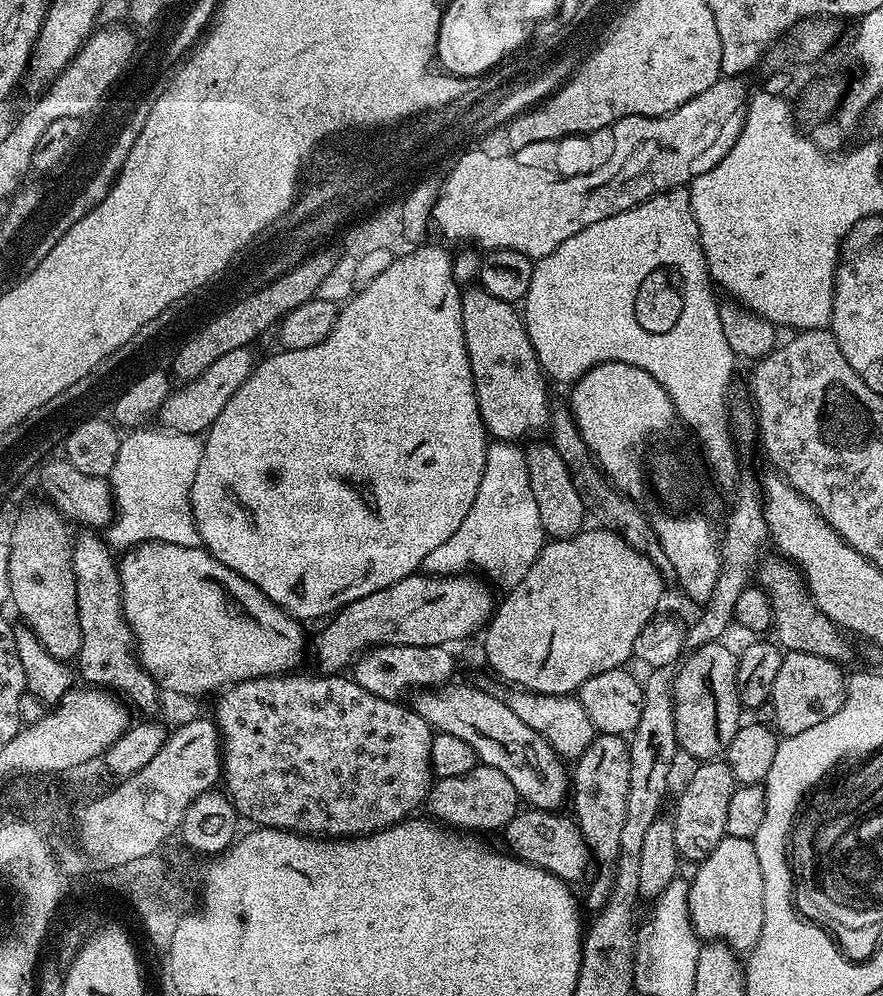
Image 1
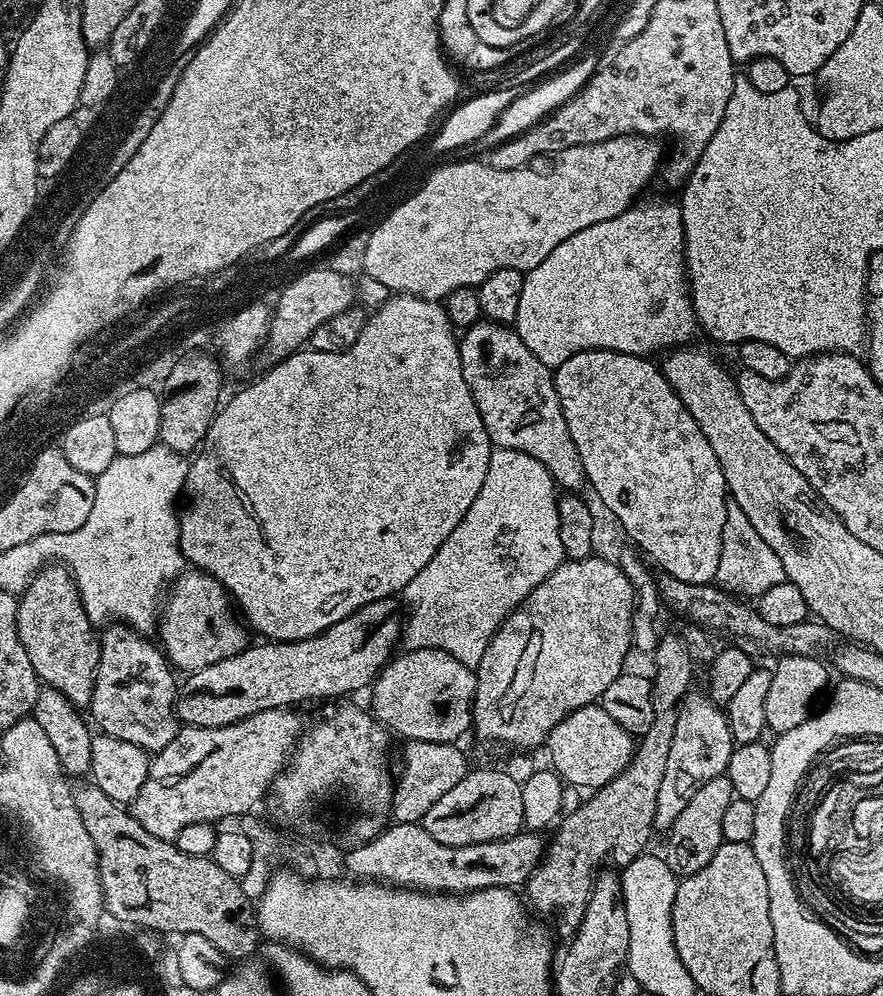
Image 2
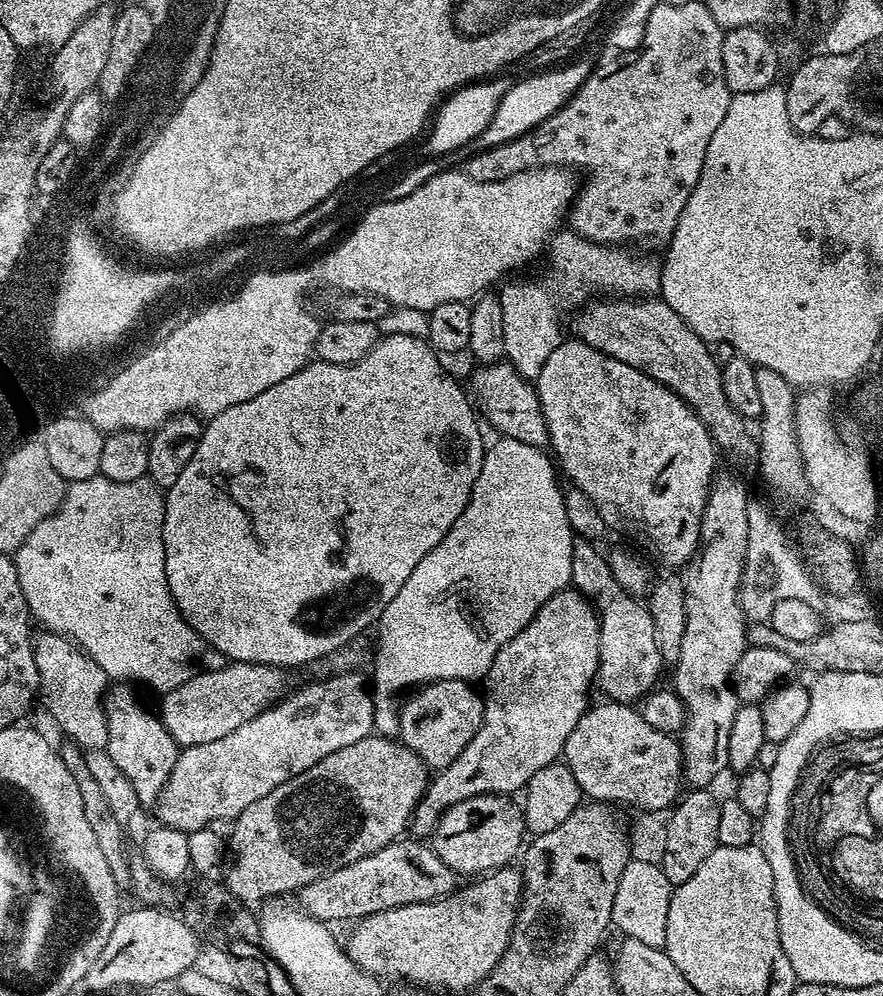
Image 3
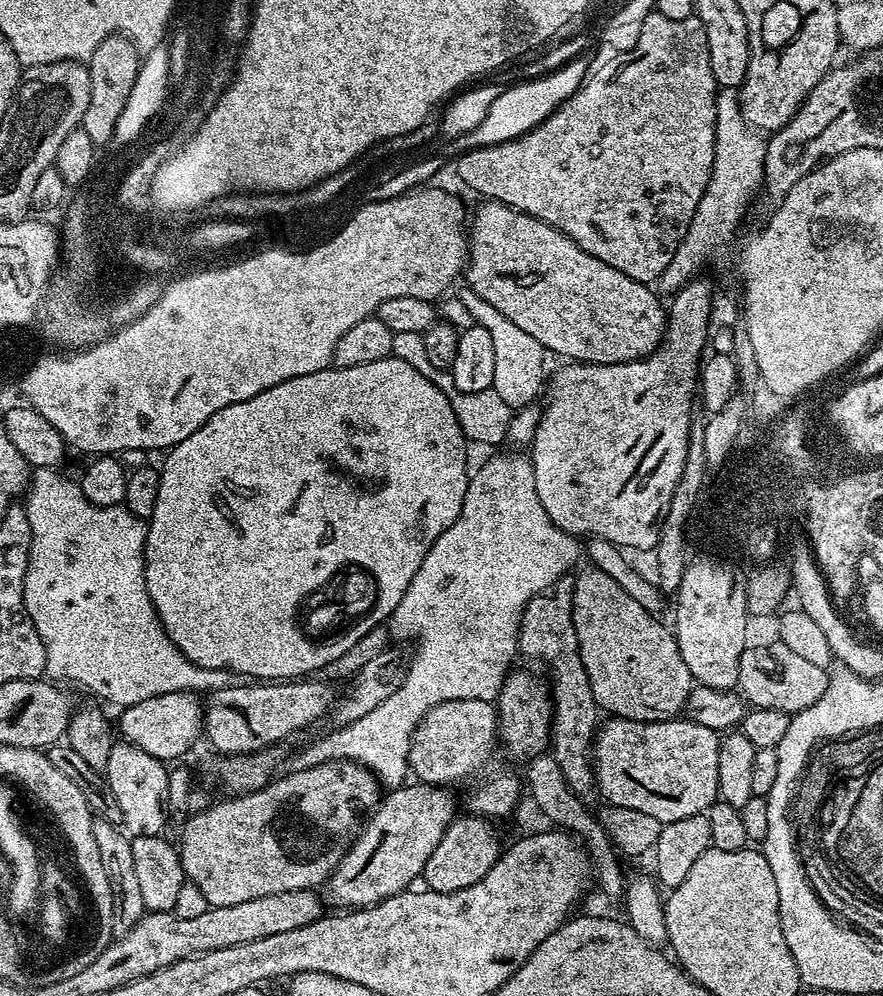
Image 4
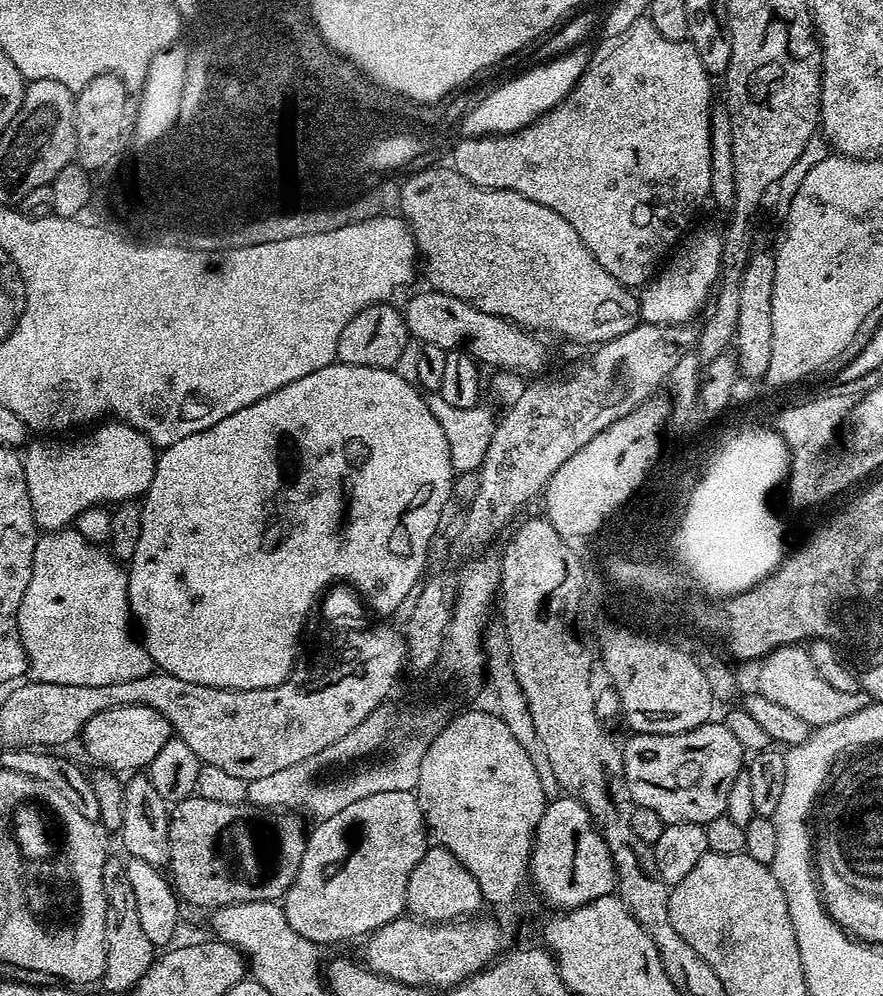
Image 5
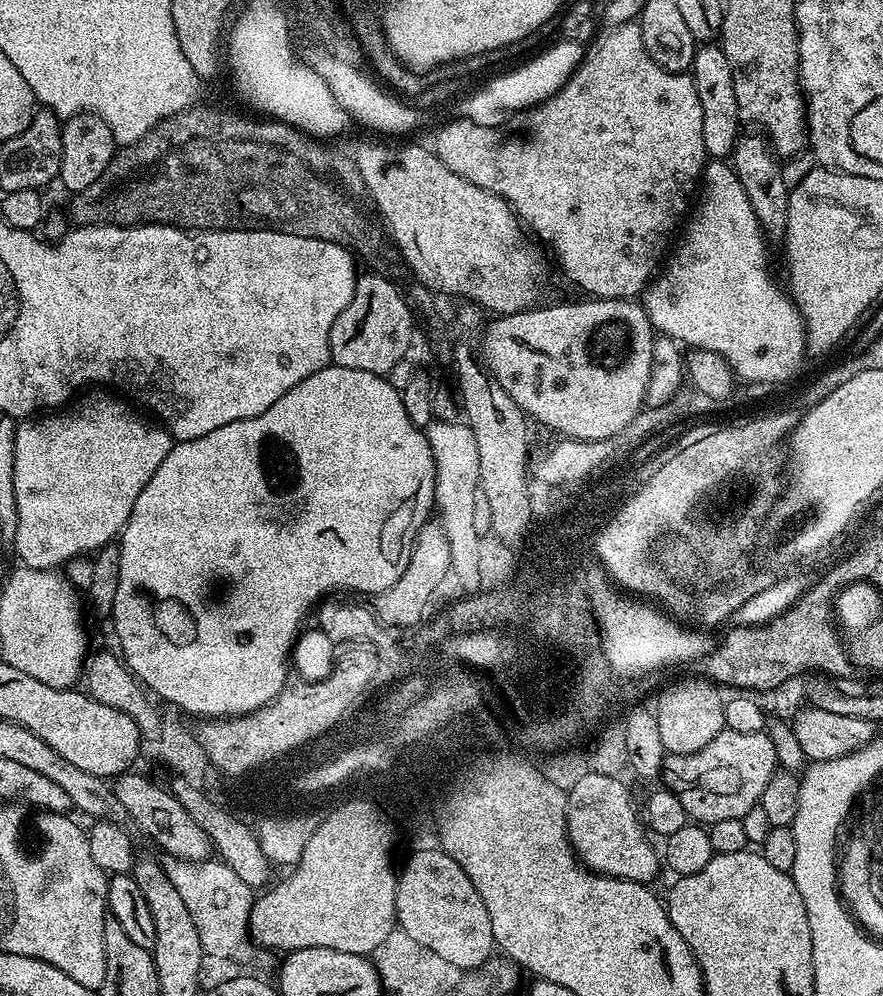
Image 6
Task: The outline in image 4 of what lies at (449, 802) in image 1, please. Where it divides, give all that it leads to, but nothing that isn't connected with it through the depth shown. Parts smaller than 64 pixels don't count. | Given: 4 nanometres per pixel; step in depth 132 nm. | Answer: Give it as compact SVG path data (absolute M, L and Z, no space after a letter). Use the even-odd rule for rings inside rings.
M464 814L452 821L442 834L442 842L434 846L434 854L426 862L422 880L429 892L453 892L474 886L478 878L486 878L486 870L496 864L502 851L500 836L491 819L475 814Z

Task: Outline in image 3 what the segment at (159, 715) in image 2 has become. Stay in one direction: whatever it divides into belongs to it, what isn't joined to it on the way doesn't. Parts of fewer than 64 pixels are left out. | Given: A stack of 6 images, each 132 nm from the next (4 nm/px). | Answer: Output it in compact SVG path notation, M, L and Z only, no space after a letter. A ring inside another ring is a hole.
M120 682L107 693L104 701L108 731L106 751L110 754L110 758L114 758L118 770L122 770L126 778L130 778L140 805L152 806L162 794L174 770L174 762L179 758L182 749L174 742L164 723L160 721L159 715L144 705L143 698L135 690L137 691L135 687Z

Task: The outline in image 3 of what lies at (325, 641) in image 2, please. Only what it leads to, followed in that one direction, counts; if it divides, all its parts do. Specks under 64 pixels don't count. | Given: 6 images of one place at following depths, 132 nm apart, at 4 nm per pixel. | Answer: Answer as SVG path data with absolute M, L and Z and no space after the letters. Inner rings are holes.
M228 662L213 672L199 672L190 682L163 693L158 715L181 749L214 742L214 738L226 738L226 734L283 700L289 691L288 676L285 669L269 664Z

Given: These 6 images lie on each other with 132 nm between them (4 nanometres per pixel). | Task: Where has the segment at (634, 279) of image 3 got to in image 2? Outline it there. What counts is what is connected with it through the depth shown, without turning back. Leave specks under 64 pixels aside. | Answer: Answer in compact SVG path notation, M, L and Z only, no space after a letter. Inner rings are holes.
M664 200L661 204L640 204L618 214L614 218L606 218L606 222L594 222L594 226L586 226L586 230L578 230L578 234L570 234L566 242L554 246L538 266L534 266L524 277L522 286L522 298L518 298L518 314L514 321L514 327L518 338L526 342L530 354L538 358L547 368L556 369L566 362L566 358L574 358L574 354L586 350L614 350L631 356L651 357L651 352L663 353L677 346L684 346L695 332L698 332L696 312L692 309L692 293L688 291L688 278L684 267L684 227L682 226L682 214L679 203Z

